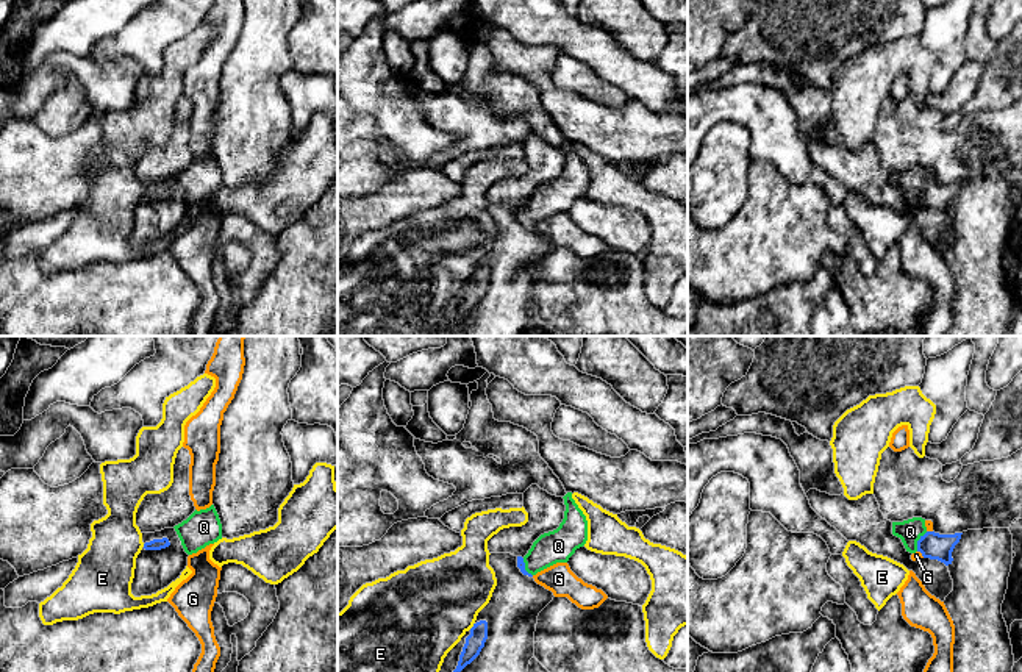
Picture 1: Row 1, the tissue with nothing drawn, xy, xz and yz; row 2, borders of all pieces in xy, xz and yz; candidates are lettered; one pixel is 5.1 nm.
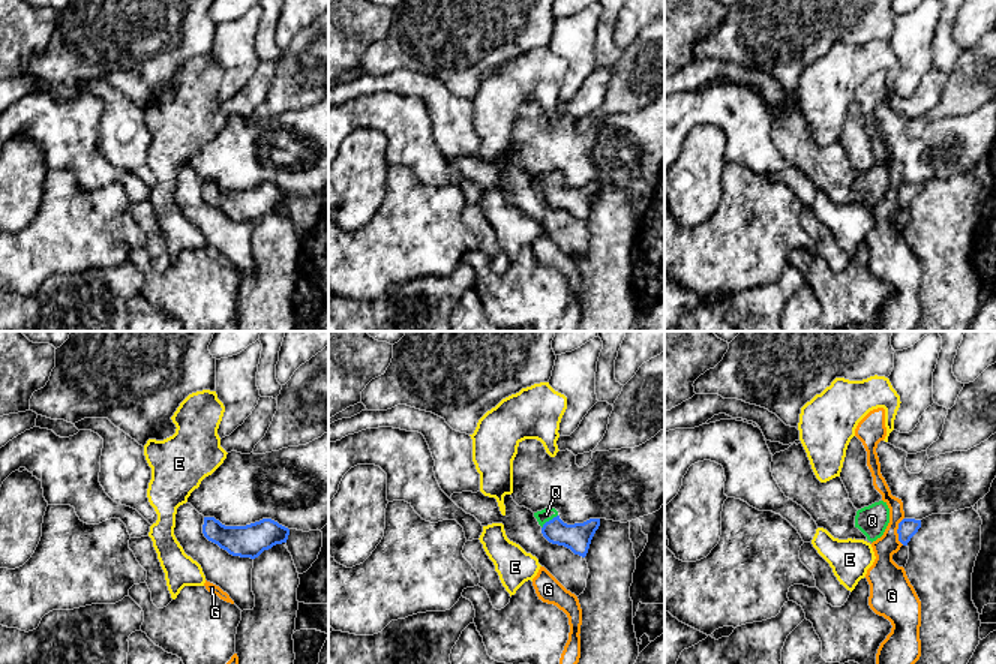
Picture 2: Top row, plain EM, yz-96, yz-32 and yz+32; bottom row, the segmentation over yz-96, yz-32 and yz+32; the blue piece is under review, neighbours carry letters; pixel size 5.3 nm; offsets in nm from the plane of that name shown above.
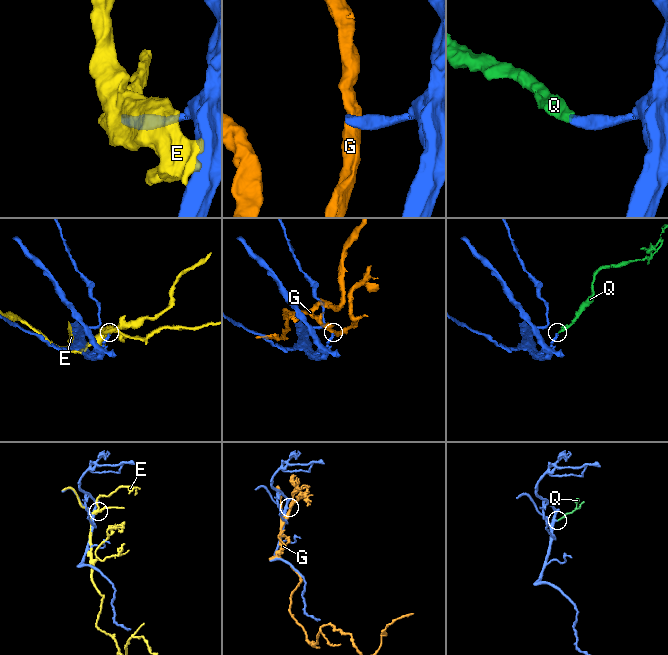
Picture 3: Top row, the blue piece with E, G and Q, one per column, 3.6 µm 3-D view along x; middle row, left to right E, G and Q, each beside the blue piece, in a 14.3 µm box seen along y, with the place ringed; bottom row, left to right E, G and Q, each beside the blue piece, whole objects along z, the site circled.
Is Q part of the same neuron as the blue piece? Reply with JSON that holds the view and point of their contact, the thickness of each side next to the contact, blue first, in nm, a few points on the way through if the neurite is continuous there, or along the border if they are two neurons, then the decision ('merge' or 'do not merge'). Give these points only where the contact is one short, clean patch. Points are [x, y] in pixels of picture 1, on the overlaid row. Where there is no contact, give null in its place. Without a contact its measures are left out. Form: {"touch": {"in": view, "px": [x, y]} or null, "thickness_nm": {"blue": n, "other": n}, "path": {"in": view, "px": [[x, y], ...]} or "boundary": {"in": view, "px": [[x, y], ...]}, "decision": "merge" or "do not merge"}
{"touch": {"in": "yz", "px": [918, 541]}, "thickness_nm": {"blue": 140, "other": 120}, "path": {"in": "yz", "px": [[933, 546], [918, 541], [910, 532]]}, "decision": "merge"}

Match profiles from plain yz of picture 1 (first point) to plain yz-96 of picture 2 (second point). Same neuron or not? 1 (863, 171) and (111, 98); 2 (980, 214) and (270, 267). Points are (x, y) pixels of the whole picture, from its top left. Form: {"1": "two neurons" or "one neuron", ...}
{"1": "two neurons", "2": "one neuron"}

